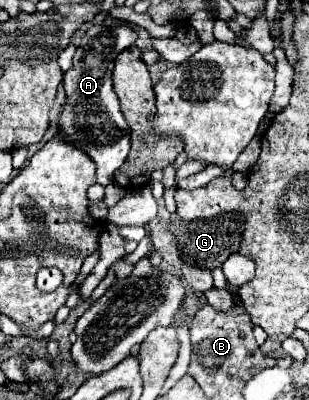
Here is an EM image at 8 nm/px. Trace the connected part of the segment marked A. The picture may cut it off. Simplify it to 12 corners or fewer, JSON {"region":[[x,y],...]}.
{"region":[[94,24],[64,74],[60,130],[108,186],[130,150],[112,90],[132,26]]}

